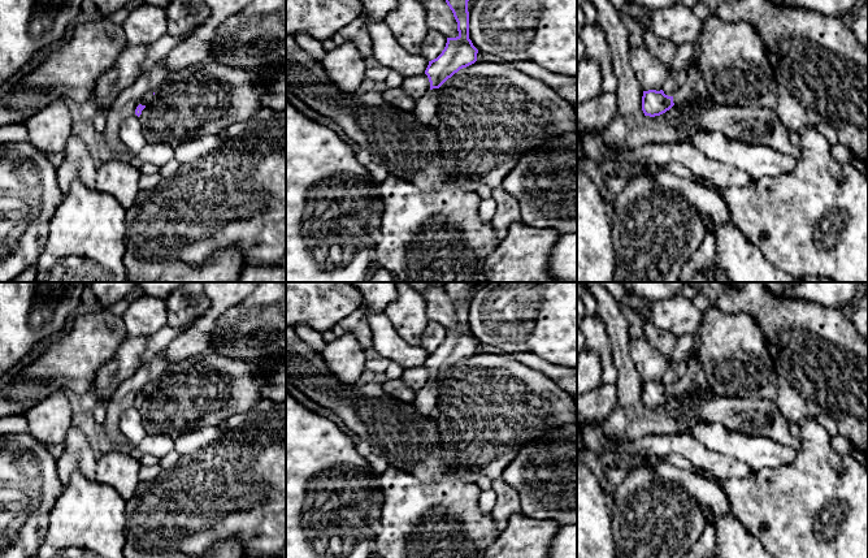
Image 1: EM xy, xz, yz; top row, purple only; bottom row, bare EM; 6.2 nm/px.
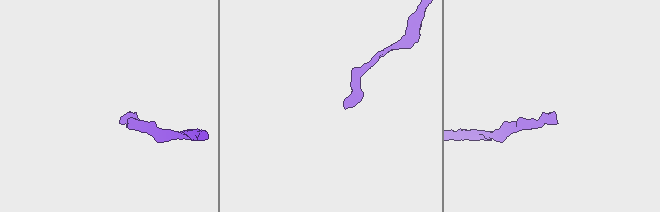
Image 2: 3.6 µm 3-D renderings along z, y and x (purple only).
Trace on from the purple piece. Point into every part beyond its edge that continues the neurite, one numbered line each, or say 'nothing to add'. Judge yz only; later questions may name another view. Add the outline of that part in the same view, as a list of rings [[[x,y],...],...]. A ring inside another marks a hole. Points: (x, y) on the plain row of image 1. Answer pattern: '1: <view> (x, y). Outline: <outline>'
1: yz (685, 385). Outline: [[[685,375],[673,386],[673,394],[676,397],[685,397],[687,394],[695,393],[698,389],[698,385],[690,379],[690,376]]]

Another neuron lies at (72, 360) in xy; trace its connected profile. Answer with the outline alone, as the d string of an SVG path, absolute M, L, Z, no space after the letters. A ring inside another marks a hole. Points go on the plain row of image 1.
M108 310L75 315L73 324L61 336L49 341L48 349L17 372L0 392L0 418L25 414L58 390L84 394L95 382L97 371L113 359L126 338L122 316L114 316Z

